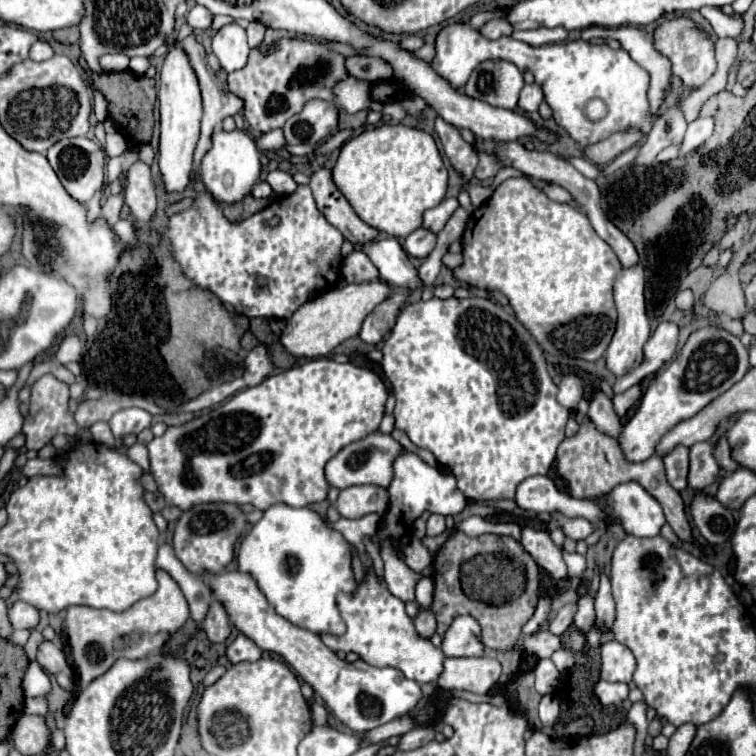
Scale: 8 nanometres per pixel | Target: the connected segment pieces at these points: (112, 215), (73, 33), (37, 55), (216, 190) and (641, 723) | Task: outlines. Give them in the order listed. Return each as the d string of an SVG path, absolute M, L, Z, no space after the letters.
M116 195L116 197L108 197L104 203L102 203L102 221L106 221L108 225L114 225L118 219L120 219L120 209L122 209L122 203L124 203L124 197L122 195Z
M66 27L66 29L54 31L52 35L54 35L54 41L58 41L58 43L62 43L62 45L72 45L72 43L74 43L74 39L78 39L78 37L80 37L78 27Z
M36 41L36 43L32 45L32 51L30 51L32 61L46 61L46 59L50 59L52 55L54 55L54 51L52 51L52 47L50 47L48 43Z
M216 129L212 135L212 149L202 159L202 177L206 189L212 193L212 197L218 203L238 203L244 197L250 195L252 187L260 179L260 153L256 149L256 143L240 129L234 129L230 133Z
M638 701L638 703L632 703L630 709L628 709L628 713L626 713L626 721L636 727L636 733L640 737L640 755L644 751L644 737L646 737L646 729L648 729L646 711L648 711L646 701Z

